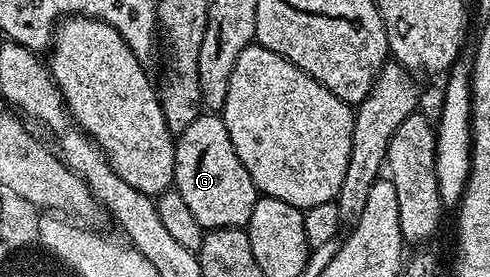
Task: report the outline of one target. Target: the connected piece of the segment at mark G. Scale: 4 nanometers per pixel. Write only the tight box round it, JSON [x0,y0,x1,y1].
[173,114,260,229]

